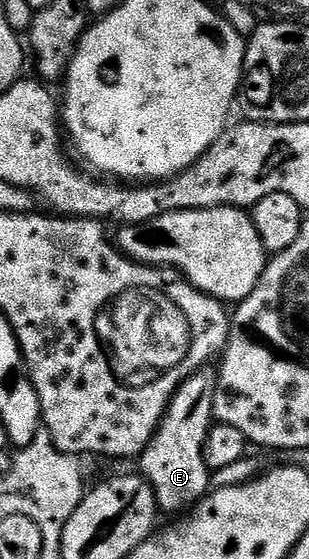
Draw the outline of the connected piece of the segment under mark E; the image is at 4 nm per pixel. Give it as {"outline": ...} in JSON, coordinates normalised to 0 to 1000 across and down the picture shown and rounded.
{"outline":[[[650,658],[595,682],[557,707],[557,721],[544,726],[518,767],[447,821],[450,846],[492,868],[505,903],[528,918],[534,912],[544,919],[579,921],[618,914],[676,882],[680,843],[660,821],[660,789],[693,760],[686,725],[699,703],[699,671],[696,660]]]}

